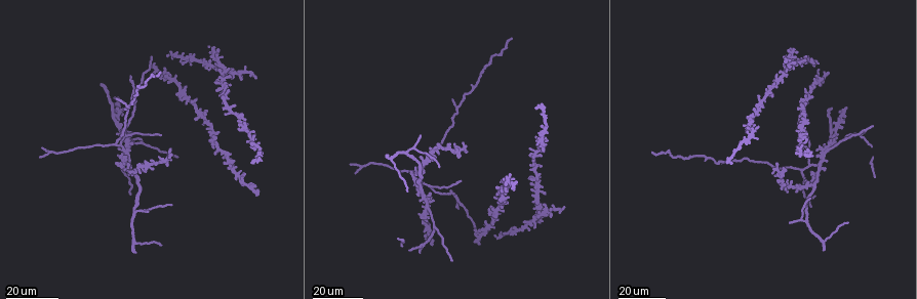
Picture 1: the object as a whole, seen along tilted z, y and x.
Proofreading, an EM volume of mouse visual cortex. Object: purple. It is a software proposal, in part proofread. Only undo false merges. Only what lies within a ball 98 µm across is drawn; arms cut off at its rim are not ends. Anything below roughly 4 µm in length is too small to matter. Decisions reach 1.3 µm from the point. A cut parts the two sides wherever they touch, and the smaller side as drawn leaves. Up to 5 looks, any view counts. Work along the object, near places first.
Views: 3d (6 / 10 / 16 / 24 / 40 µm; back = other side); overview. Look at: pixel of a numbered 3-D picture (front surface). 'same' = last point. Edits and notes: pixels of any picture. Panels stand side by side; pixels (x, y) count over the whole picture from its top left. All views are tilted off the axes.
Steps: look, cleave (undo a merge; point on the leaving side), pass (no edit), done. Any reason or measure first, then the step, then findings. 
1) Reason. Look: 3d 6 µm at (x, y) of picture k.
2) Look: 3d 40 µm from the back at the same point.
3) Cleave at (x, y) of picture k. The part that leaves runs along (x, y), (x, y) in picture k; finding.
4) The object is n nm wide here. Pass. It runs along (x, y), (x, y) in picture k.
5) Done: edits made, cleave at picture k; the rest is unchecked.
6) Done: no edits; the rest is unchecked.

Thin arm on a thick one. Look: 3d 24 µm at (429, 185) of picture 1.

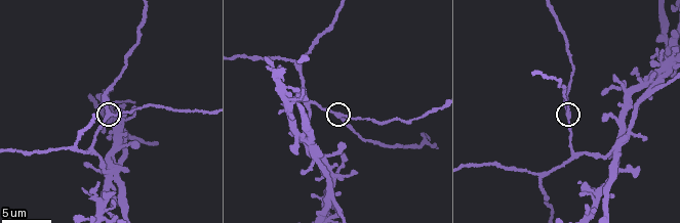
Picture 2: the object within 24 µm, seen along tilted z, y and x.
Look: 3d 10 µm at (109, 117) of picture 2.

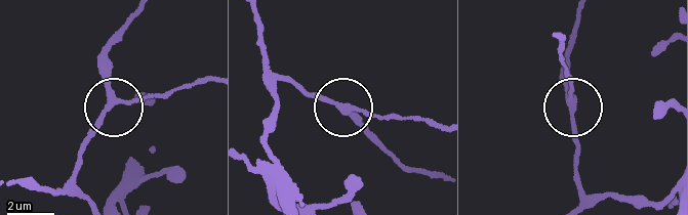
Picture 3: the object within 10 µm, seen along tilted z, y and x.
Pass. It runs along (441, 175), (394, 158), (341, 106), (400, 117) in picture 3; all the same neuron.

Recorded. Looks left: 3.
Thin arm on a thick one. Look: 3d 24 µm at (806, 220) of picture 1.

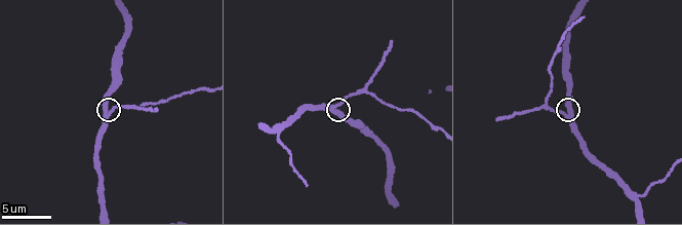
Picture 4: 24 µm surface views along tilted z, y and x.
Look: 3d 10 µm at (335, 105) of picture 4.

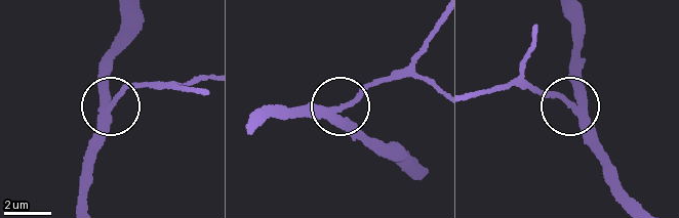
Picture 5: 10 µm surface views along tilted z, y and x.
The object is 290 nm wide here. Pass. It runs along (134, 12), (130, 40), (110, 67), (111, 105), (150, 81) in picture 5; continuous, no second neuron.

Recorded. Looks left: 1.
Done: no edits; the rest is unchecked.

